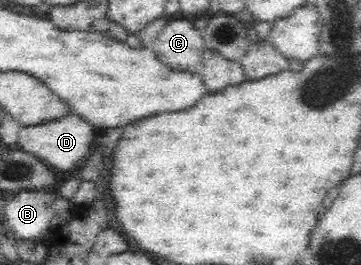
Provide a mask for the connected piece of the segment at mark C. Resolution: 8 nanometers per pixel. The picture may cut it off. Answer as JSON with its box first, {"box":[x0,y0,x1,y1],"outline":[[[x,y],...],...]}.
{"box":[151,17,205,72],"outline":[[[185,17],[166,21],[151,48],[159,60],[188,72],[199,72],[205,47],[202,30]]]}

